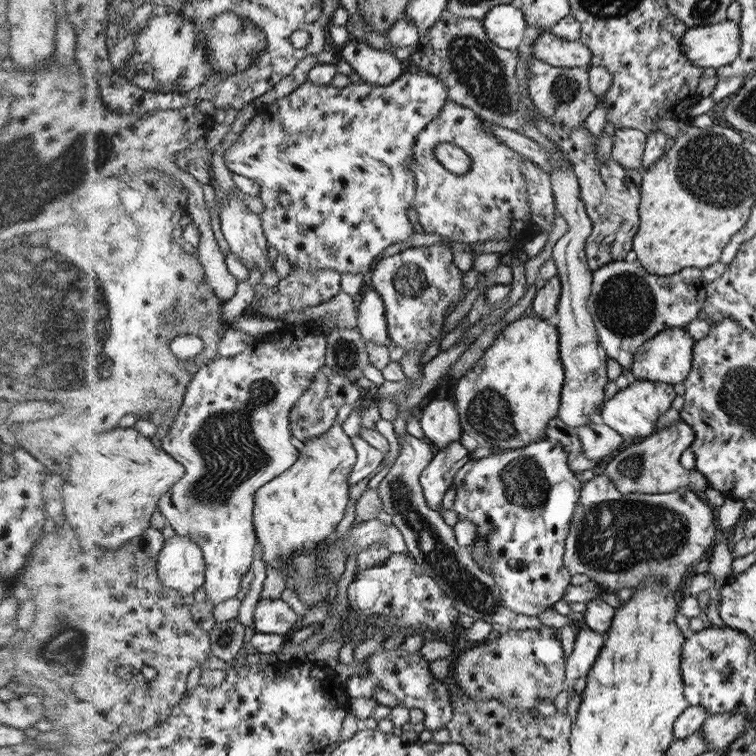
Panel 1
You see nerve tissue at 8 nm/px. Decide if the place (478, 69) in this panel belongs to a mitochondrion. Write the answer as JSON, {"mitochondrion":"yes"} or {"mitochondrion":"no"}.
{"mitochondrion":"yes"}

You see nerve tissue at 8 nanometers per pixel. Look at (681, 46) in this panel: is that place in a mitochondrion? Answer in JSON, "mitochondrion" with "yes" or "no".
{"mitochondrion":"no"}

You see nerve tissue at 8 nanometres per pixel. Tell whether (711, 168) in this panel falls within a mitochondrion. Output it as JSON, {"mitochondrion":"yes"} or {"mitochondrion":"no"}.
{"mitochondrion":"yes"}

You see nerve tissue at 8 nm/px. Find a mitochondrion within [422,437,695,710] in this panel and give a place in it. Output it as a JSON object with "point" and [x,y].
{"point":[617,536]}

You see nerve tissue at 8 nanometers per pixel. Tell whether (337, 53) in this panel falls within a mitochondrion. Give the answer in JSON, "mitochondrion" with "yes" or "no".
{"mitochondrion":"no"}

